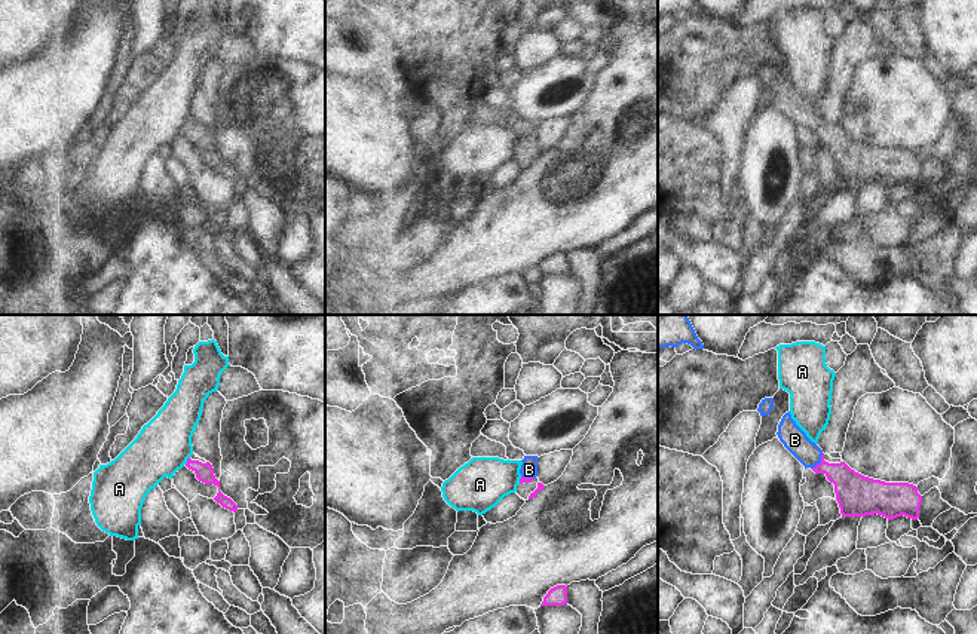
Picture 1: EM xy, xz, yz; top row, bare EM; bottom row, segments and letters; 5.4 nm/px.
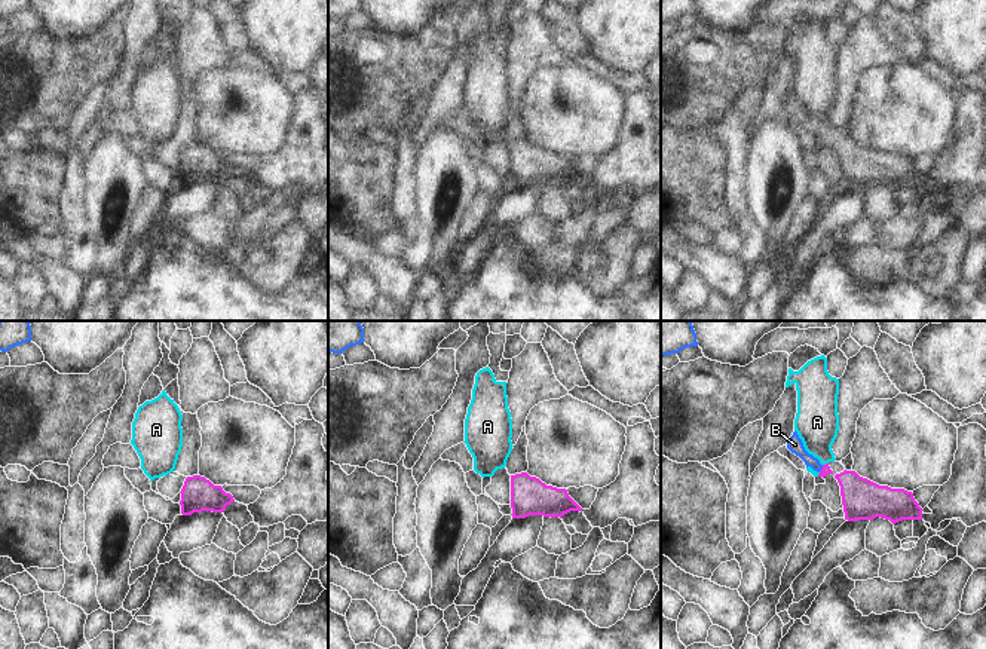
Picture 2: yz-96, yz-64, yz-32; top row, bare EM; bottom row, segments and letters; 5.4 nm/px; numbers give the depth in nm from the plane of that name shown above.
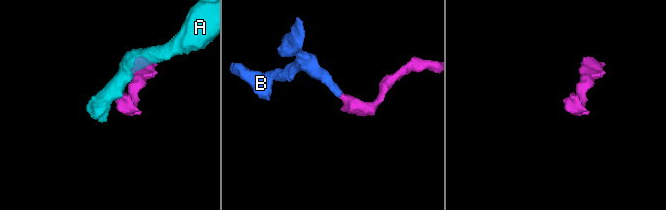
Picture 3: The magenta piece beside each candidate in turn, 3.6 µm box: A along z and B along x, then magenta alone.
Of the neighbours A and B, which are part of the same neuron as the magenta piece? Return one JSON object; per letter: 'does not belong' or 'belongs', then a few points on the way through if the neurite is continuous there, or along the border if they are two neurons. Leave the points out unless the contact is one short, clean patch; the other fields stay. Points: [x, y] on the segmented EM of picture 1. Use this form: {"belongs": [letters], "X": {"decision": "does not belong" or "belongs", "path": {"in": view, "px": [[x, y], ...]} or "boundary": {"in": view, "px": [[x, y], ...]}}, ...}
{"belongs": ["B"], "A": {"decision": "does not belong", "boundary": {"in": "xy", "px": [[189, 456], [184, 463]]}}, "B": {"decision": "belongs", "path": {"in": "yz", "px": [[855, 493], [821, 462], [795, 440]]}}}

